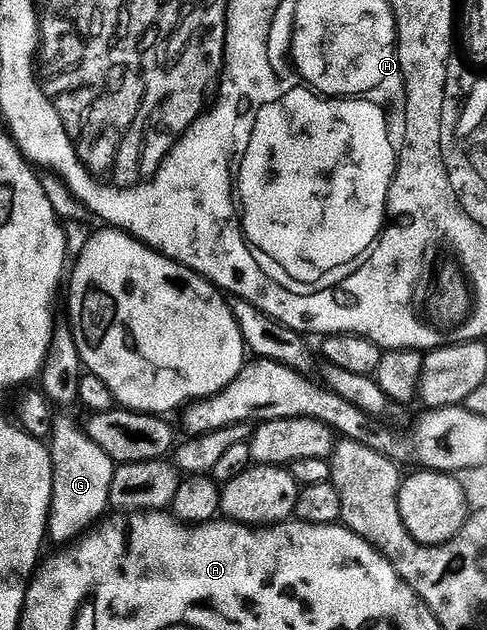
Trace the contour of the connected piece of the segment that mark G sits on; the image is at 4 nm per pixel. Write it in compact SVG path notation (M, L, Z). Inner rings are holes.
M68 325L56 327L54 340L41 375L42 393L59 409L55 415L54 430L51 433L49 449L54 468L53 496L48 518L48 537L67 546L78 541L85 533L96 527L110 509L110 490L117 464L87 435L84 427L77 424L69 412L79 403L80 380L83 365L75 334Z

